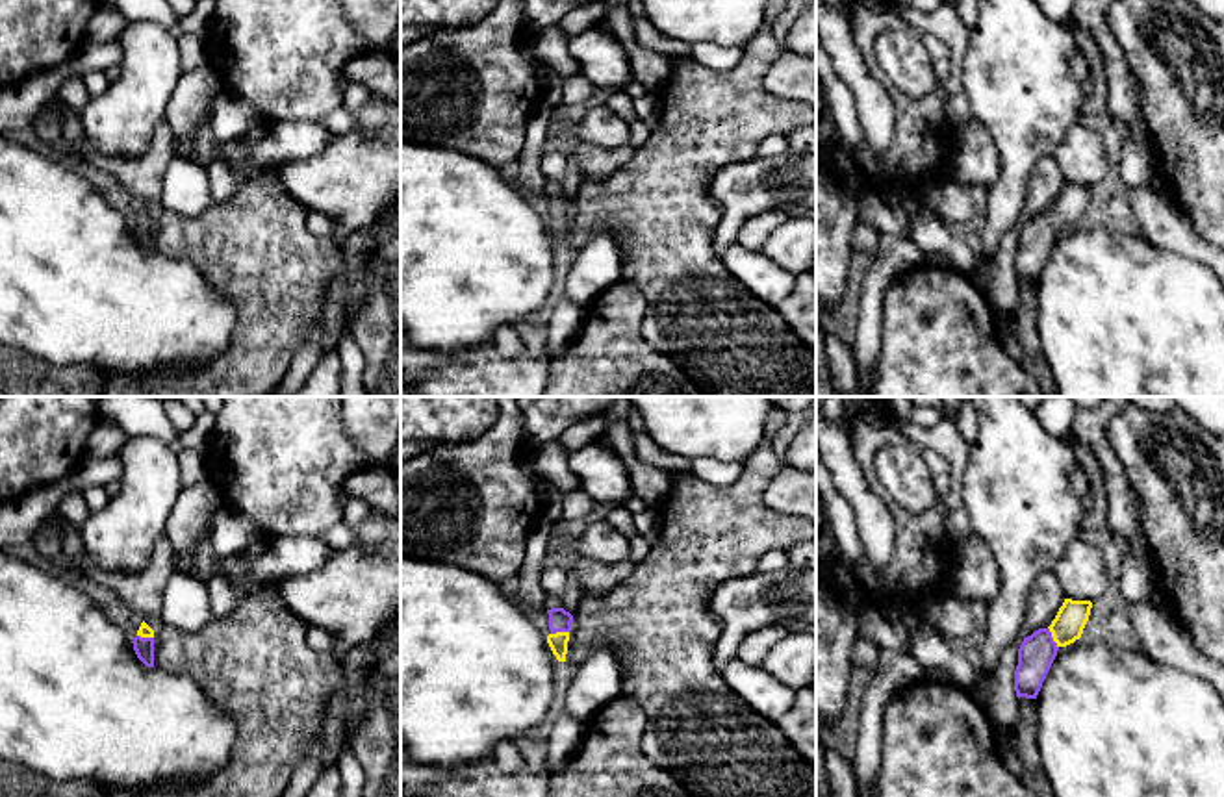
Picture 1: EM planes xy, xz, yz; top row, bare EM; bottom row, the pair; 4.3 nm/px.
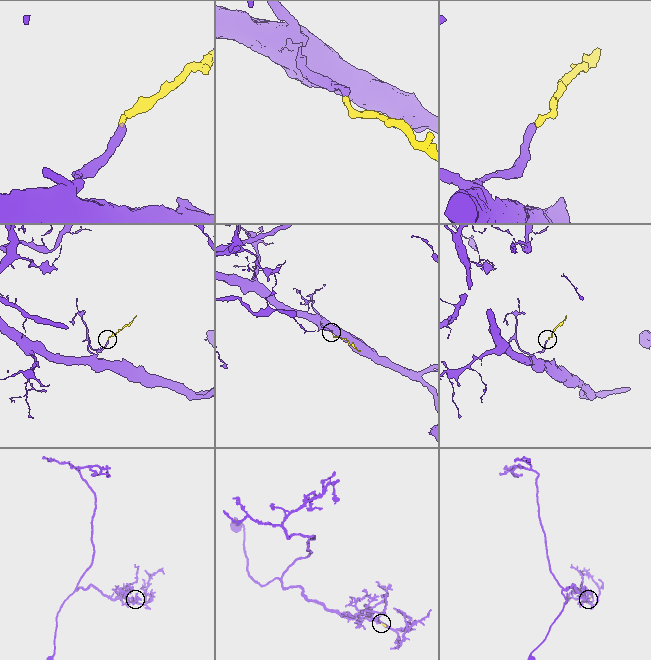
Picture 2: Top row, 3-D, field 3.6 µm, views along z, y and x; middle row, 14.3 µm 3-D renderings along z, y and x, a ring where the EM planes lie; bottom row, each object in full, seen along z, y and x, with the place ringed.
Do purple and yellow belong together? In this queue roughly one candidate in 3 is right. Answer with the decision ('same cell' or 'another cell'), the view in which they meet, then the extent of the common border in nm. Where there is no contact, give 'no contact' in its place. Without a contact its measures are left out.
same cell | yz | 100 nm

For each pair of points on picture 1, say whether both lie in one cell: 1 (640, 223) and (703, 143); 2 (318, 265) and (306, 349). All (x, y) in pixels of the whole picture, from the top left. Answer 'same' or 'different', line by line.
1: same
2: different

